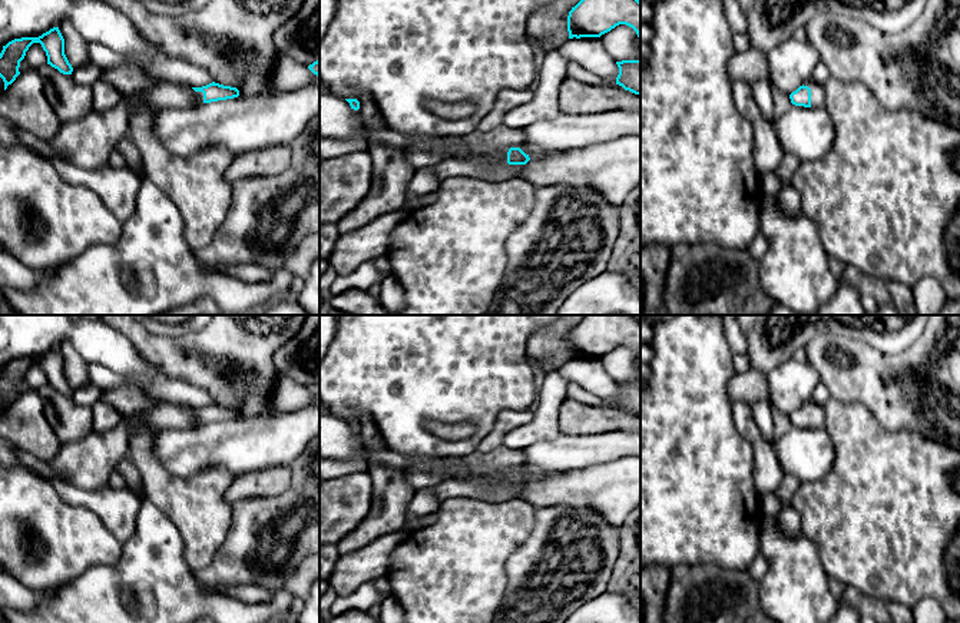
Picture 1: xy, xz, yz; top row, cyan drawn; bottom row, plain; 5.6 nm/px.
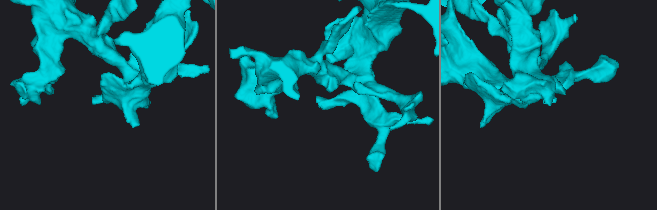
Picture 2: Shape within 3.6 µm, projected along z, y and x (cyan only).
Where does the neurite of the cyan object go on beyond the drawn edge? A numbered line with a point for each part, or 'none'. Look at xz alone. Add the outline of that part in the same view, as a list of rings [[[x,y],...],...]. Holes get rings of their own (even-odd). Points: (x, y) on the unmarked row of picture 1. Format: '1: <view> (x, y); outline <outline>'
1: xz (452, 487); outline [[[504,473],[494,488],[481,486],[477,480],[447,478],[431,487],[440,503],[448,498],[469,497],[484,501],[506,501],[523,496],[522,486],[509,486]]]

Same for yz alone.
1: yz (818, 414); outline [[[808,400],[804,407],[811,410],[811,428],[824,428],[827,418],[824,407],[815,404],[812,400]]]

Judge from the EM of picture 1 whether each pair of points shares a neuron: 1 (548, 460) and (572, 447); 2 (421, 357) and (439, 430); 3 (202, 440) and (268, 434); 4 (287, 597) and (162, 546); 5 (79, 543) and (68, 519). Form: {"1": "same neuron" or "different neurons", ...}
{"1": "same neuron", "2": "different neurons", "3": "same neuron", "4": "same neuron", "5": "same neuron"}

